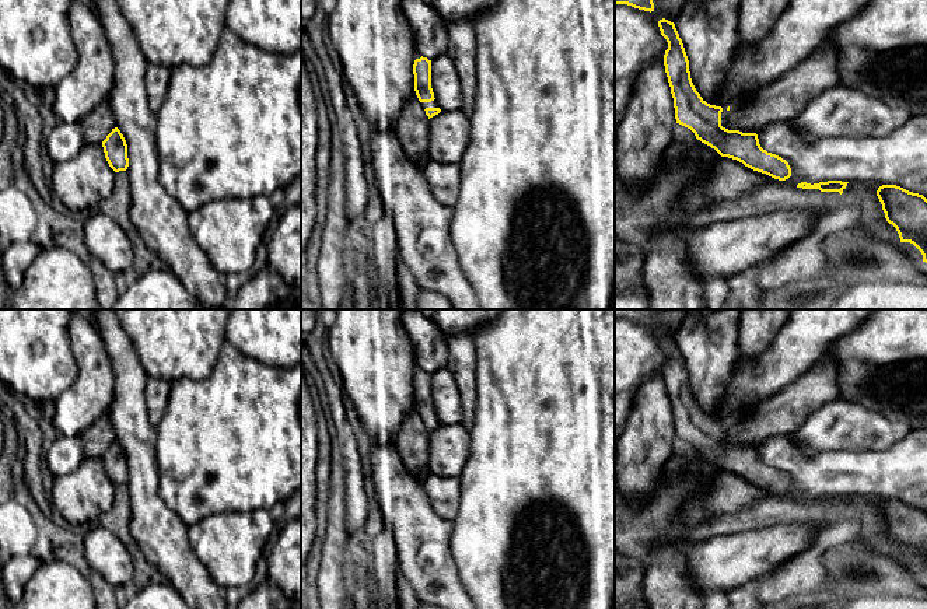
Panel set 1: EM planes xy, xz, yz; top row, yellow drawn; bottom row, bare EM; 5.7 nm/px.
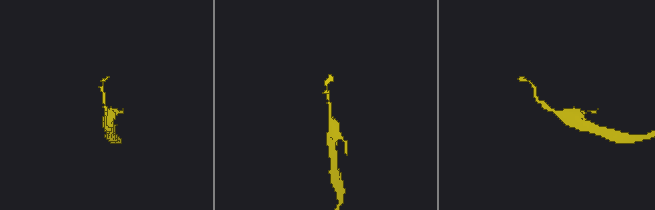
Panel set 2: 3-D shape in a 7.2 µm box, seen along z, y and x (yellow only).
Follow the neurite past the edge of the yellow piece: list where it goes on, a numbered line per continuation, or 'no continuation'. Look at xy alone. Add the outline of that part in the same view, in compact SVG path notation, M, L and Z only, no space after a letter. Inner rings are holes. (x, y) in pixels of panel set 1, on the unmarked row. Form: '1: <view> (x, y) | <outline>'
no continuation

